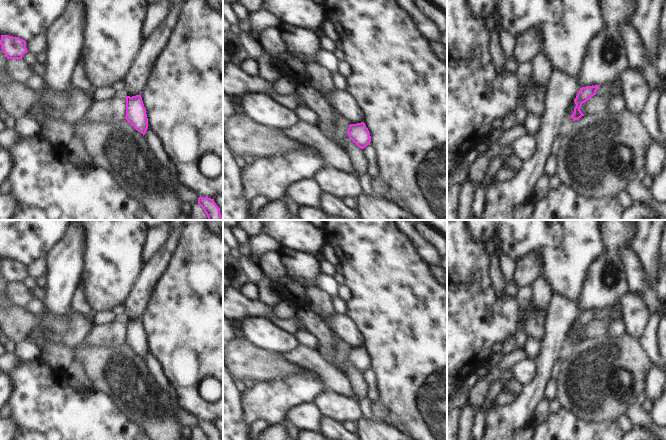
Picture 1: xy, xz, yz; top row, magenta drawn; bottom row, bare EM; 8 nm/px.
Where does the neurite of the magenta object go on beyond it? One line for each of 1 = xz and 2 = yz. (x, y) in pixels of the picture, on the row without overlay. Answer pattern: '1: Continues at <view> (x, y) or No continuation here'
1: No continuation here
2: No continuation here

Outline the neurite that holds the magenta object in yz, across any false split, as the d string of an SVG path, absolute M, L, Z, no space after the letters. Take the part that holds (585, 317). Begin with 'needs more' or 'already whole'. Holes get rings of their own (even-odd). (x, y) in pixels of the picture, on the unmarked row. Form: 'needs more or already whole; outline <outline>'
already whole; outline M592 309L592 310L586 310L586 311L580 312L576 322L574 323L576 330L574 332L573 338L571 339L571 342L573 343L573 345L579 344L582 340L584 340L580 332L583 327L585 327L591 321L596 319L596 315L599 310L600 309L595 309L595 310Z

